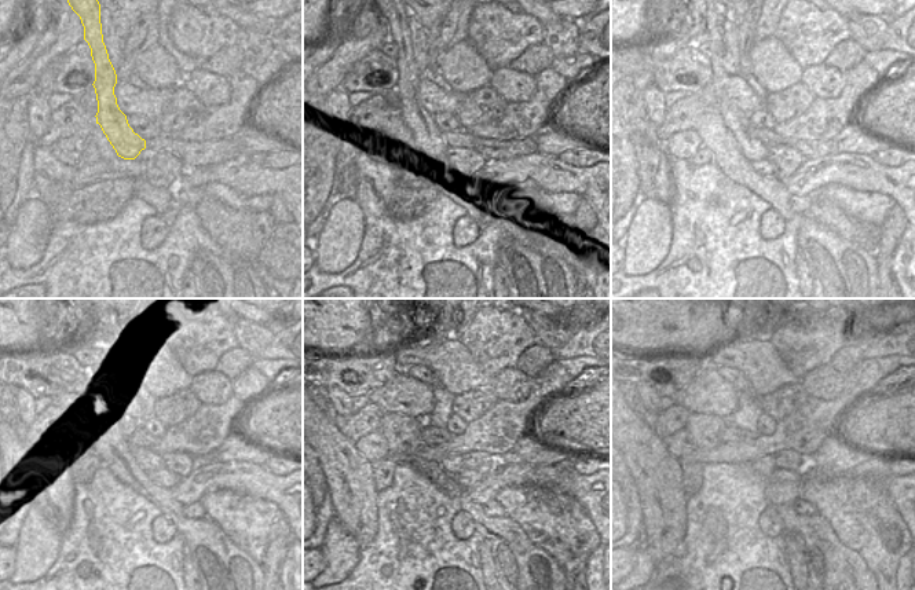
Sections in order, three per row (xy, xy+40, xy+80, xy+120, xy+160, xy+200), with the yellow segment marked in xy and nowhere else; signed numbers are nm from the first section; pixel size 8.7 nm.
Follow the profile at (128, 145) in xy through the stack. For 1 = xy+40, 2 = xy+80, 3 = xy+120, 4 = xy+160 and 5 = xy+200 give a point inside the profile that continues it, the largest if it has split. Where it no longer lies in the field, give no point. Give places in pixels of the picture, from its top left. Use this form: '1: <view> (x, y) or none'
1: xy+40 (413, 113)
2: xy+80 (712, 18)
3: xy+120 (145, 458)
4: xy+160 (451, 464)
5: xy+200 (764, 466)

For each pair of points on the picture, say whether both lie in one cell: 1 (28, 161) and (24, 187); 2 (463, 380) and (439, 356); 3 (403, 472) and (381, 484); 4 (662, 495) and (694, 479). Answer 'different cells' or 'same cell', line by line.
1: same cell
2: same cell
3: different cells
4: different cells

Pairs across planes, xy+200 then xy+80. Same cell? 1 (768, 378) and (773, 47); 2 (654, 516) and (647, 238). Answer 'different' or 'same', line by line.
1: same
2: different

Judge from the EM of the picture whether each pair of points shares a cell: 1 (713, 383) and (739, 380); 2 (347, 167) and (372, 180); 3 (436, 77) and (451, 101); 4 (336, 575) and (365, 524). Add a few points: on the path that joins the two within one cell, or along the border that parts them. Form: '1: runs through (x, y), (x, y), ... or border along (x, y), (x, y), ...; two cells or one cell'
1: border along (716, 367), (738, 392); two cells
2: border along (350, 147), (350, 158), (358, 173), (355, 198); two cells
3: border along (425, 74), (446, 91), (454, 92); two cells
4: border along (335, 516), (361, 549); two cells

